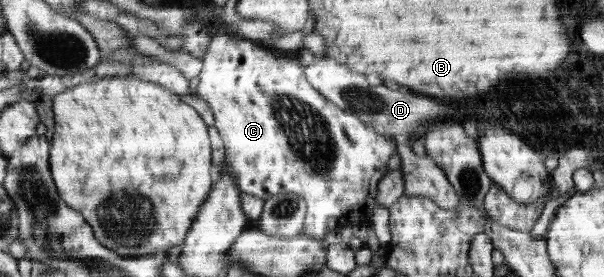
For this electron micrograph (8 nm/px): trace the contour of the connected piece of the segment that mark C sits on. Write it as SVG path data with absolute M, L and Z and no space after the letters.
M219 21L212 23L210 28L212 43L209 44L209 48L207 48L207 52L205 52L205 58L203 58L202 61L203 69L198 76L199 84L196 89L197 94L203 97L205 101L211 101L208 105L213 109L215 127L217 131L219 131L226 151L225 163L229 165L229 171L233 173L233 181L235 181L237 189L243 193L255 195L255 197L261 197L261 199L265 200L268 200L271 196L277 196L285 192L303 196L308 207L303 234L309 238L322 240L326 238L328 233L340 231L344 227L371 225L373 211L381 207L379 200L377 200L379 181L381 181L381 178L388 172L387 163L389 163L389 159L395 155L395 151L397 151L397 141L401 138L382 134L375 127L369 126L365 121L361 120L361 118L358 118L356 114L342 110L340 106L329 101L324 94L315 90L308 83L307 75L304 73L304 67L299 65L297 59L277 57L277 55L273 55L272 52L260 48L259 42L239 37L239 35L235 35L231 29L225 29Z

